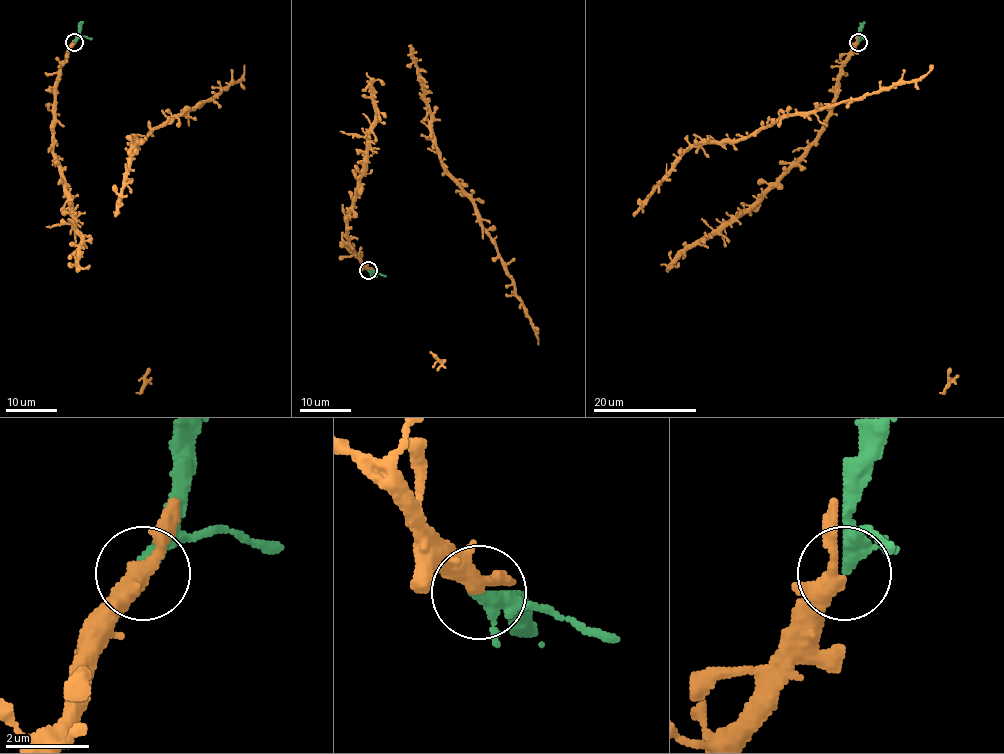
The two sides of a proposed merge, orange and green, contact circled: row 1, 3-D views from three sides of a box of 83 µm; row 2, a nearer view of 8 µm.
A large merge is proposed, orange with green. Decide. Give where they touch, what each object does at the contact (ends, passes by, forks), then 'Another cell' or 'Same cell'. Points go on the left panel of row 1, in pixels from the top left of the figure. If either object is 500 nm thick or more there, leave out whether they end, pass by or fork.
Place: (74, 42). At the ring orange forks. At the ring green passes by. Same cell

